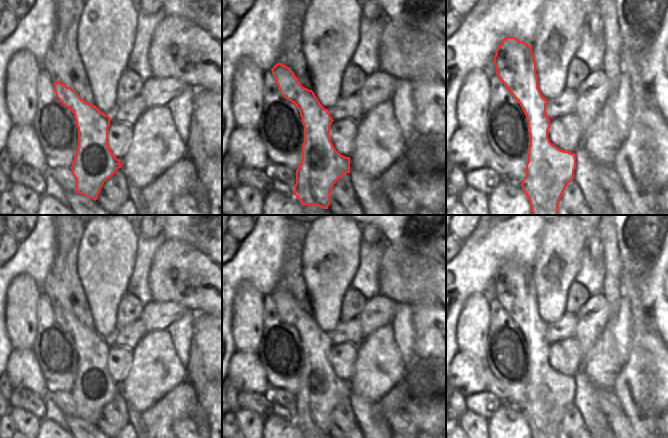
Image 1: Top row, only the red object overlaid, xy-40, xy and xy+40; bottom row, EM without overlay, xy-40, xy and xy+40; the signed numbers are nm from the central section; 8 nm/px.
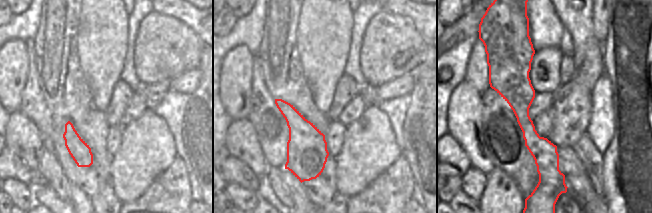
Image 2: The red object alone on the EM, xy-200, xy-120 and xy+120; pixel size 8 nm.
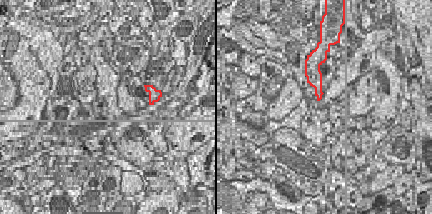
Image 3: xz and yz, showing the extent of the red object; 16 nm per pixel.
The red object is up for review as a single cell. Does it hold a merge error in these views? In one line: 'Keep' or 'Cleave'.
Keep

